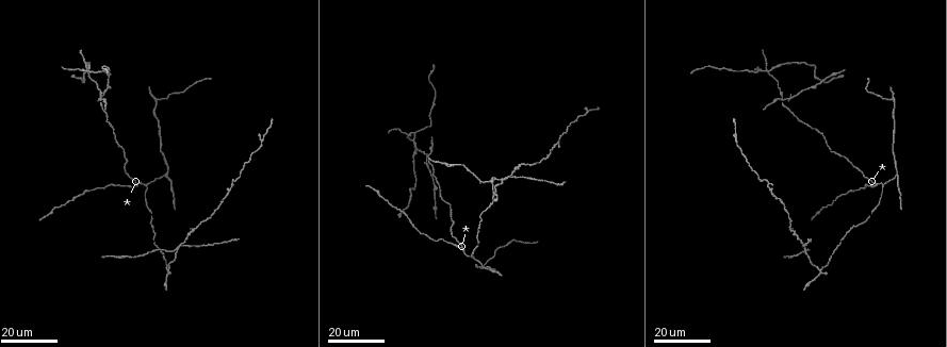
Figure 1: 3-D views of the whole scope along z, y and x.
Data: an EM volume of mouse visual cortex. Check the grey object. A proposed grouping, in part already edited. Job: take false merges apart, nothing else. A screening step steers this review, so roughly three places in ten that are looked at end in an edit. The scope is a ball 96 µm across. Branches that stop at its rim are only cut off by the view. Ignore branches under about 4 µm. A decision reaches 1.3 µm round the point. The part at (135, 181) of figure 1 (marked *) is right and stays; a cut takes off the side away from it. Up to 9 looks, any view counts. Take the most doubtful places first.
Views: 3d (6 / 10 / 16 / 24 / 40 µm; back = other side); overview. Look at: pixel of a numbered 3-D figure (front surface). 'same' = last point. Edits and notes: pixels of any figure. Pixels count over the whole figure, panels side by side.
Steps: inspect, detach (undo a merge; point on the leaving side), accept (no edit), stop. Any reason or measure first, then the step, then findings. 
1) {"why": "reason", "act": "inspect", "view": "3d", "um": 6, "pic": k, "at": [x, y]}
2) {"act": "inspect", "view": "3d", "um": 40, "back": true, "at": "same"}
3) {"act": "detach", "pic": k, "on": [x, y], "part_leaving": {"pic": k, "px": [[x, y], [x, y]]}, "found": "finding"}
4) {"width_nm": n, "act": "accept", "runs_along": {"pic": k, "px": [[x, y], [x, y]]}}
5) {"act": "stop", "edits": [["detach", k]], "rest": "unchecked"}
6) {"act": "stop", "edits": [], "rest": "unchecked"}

{"why": "four-way junction", "act": "inspect", "view": "3d", "um": 16, "pic": 1, "at": [414, 143]}

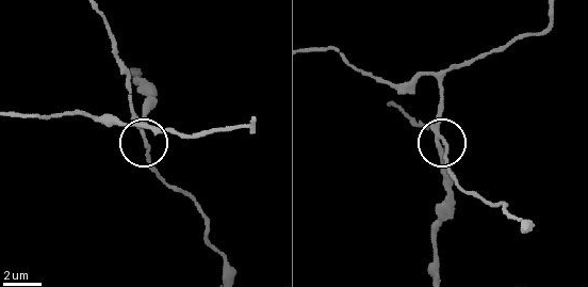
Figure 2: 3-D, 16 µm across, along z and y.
{"why": "zoom in", "act": "inspect", "view": "3d", "um": 10, "pic": 2, "at": [435, 137]}

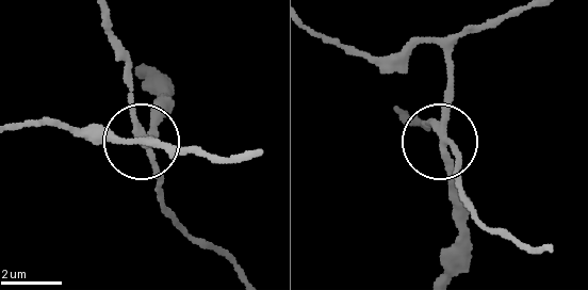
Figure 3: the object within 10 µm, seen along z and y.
{"side_arm_um": 36, "act": "detach", "pic": 3, "on": [453, 87], "part_leaving": {"pic": 3, "px": [[439, 139], [455, 205], [455, 258], [447, 273]]}, "found": "a second cell is stuck on"}

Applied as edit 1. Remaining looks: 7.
{"why": "four arms meet", "act": "inspect", "view": "3d", "um": 16, "pic": 1, "at": [820, 268]}

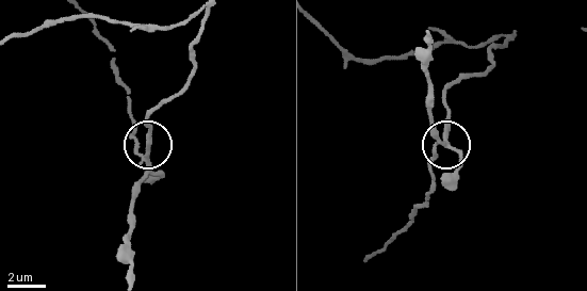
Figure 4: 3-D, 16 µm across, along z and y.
{"why": "closer look", "act": "inspect", "view": "3d", "um": 10, "pic": 4, "at": [447, 139]}

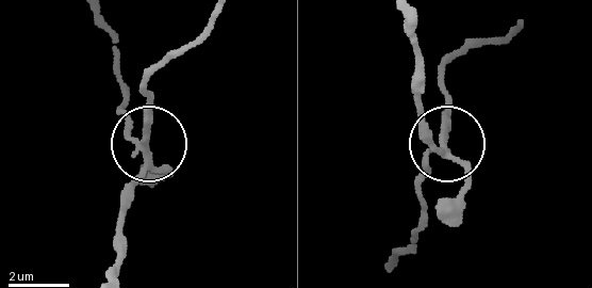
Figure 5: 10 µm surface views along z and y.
{"side_arm_um": 10, "act": "detach", "pic": 5, "on": [144, 123], "part_leaving": {"pic": 5, "px": [[146, 153], [148, 79], [210, 17]]}, "found": "a second cell is stuck on"}

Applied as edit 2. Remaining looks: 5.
{"why": "four or more arms meet", "act": "inspect", "view": "3d", "um": 16, "pic": 1, "at": [782, 98]}

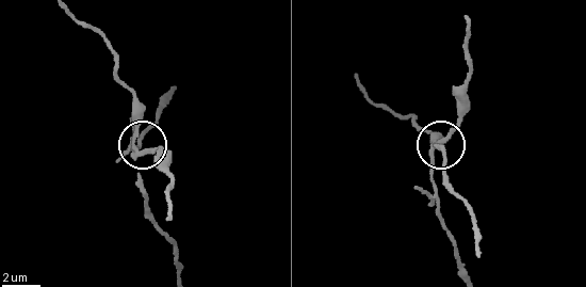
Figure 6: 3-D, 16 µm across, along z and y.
{"act": "inspect", "view": "3d", "um": 6, "pic": 6, "at": [134, 154]}

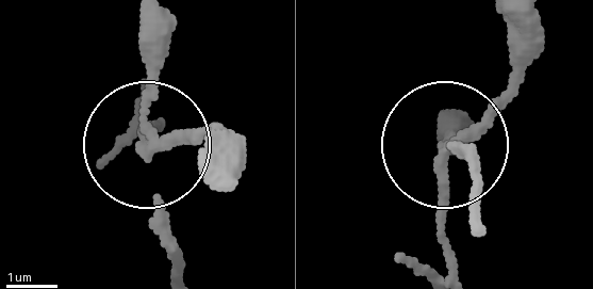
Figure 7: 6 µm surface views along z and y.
{"width_nm": 180, "act": "detach", "pic": 7, "on": [504, 100], "found": "two cells meet here"}

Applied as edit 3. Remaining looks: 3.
{"act": "inspect", "view": "overview"}

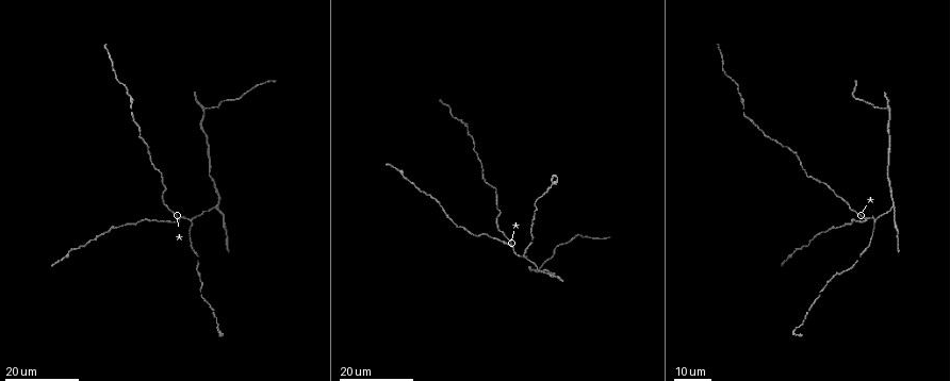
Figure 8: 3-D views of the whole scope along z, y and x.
{"why": "arms part here", "act": "inspect", "view": "3d", "um": 16, "pic": 8, "at": [514, 248]}

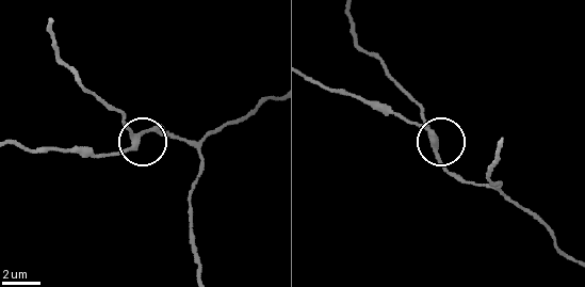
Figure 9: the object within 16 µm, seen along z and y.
{"act": "inspect", "view": "3d", "um": 6, "pic": 9, "at": [433, 137]}

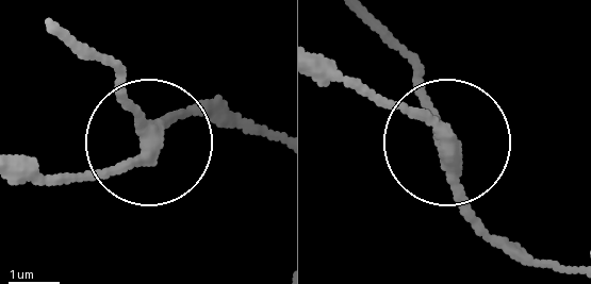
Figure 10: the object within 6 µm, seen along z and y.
{"arms": 3, "act": "accept", "runs_along": {"pic": 10, "px": [[120, 83], [133, 154], [62, 180]]}, "found": "continuous, no second cell"}

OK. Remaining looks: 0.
{"act": "stop", "edits": [["detach", 3], ["detach", 5], ["detach", 7]], "rest": "unchecked"}

